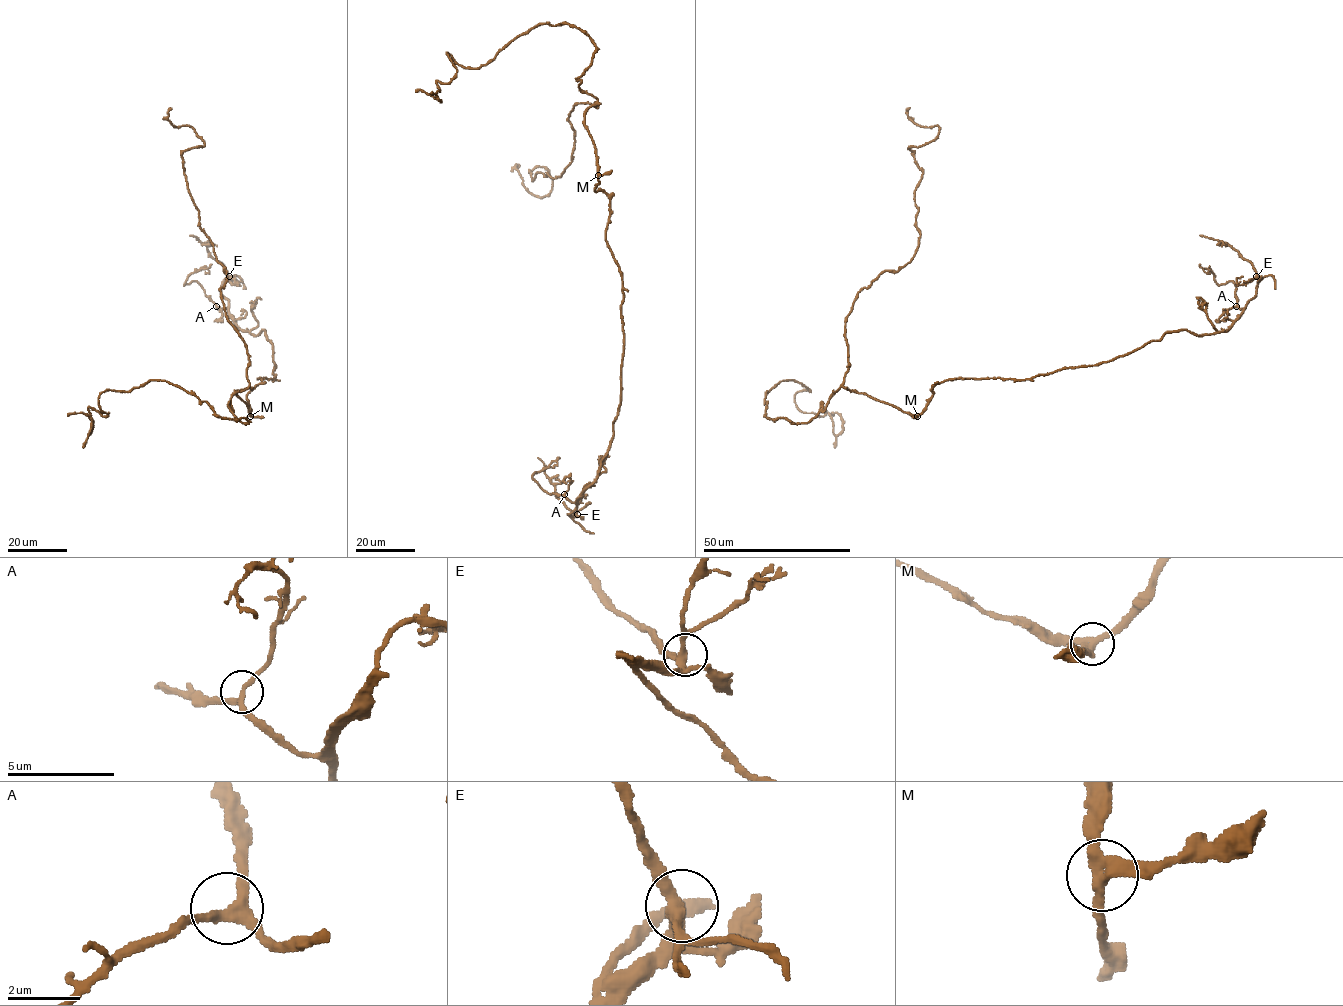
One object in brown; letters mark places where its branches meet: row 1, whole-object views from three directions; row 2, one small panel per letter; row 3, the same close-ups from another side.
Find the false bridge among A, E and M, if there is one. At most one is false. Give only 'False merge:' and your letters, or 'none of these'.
False merge: none of these

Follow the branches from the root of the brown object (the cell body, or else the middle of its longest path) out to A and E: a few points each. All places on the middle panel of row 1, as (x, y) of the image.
A: (597, 168), (595, 190), (609, 199), (606, 241), (623, 295), (621, 403), (597, 478), (575, 502), (564, 494)
E: (597, 168), (595, 190), (609, 199), (606, 241), (622, 280), (623, 356), (611, 444), (569, 514), (577, 514)

